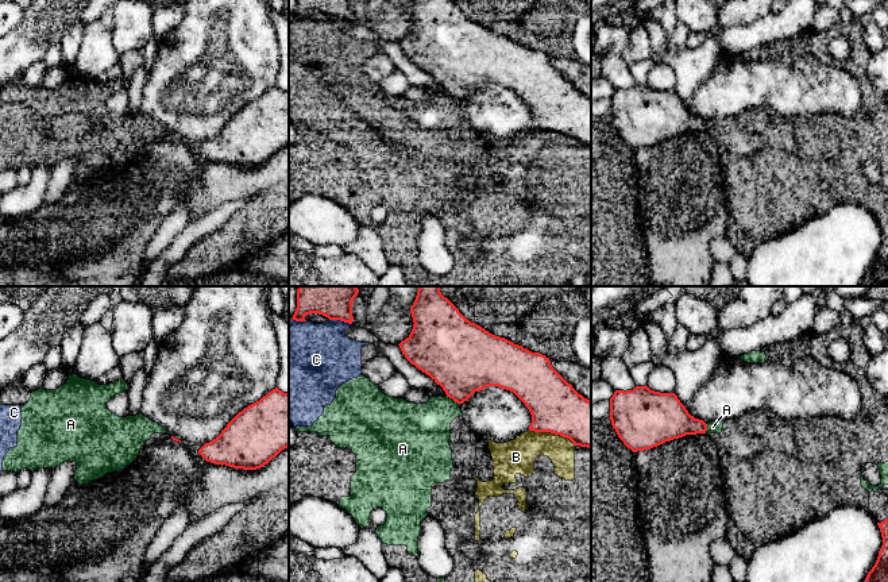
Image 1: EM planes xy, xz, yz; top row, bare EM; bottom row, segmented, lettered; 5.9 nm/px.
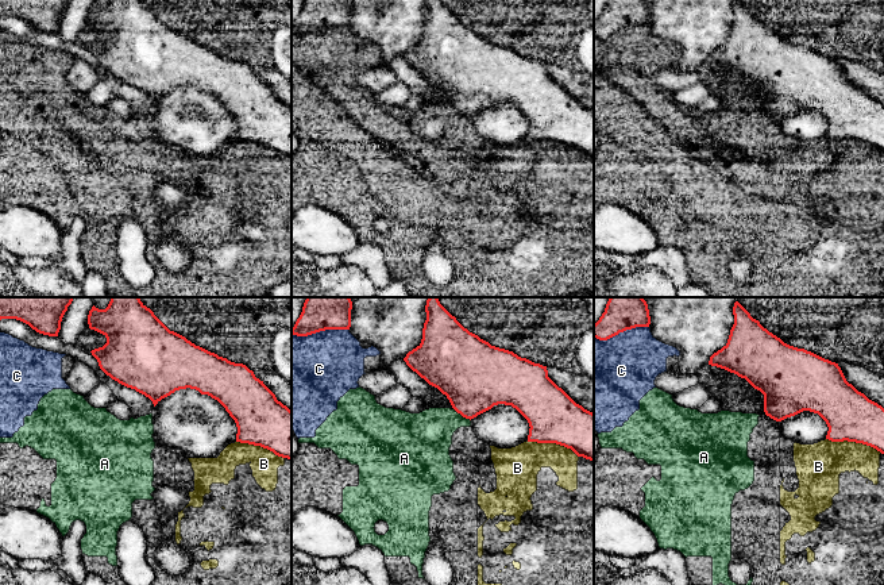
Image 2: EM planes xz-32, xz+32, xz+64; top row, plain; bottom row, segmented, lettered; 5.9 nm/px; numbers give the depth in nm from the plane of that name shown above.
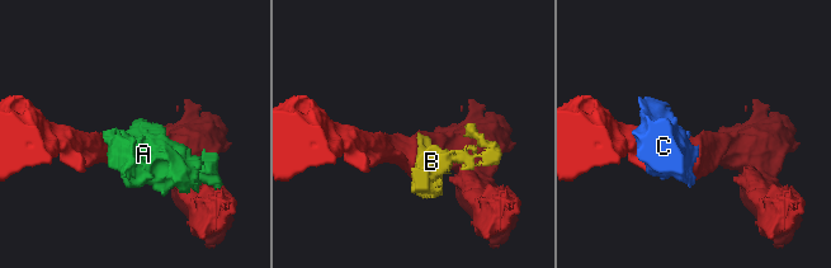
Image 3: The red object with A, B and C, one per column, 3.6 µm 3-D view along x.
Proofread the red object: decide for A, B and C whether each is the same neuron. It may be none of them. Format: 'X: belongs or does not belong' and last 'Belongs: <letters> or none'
A: does not belong
B: does not belong
C: does not belong
Belongs: none

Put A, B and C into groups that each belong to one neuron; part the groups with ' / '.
A B C

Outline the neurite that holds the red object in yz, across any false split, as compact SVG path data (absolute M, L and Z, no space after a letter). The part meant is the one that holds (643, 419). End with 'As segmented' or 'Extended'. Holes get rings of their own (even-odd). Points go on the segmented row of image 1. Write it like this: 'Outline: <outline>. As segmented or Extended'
Outline: M646 385L615 390L610 398L609 419L618 438L633 452L707 431L707 424L691 416L675 393L655 392Z. As segmented

